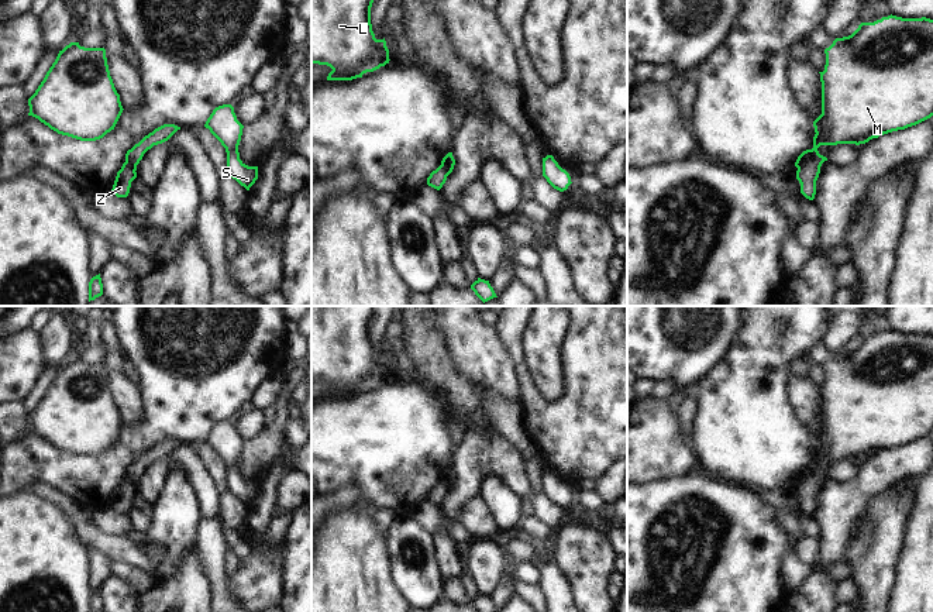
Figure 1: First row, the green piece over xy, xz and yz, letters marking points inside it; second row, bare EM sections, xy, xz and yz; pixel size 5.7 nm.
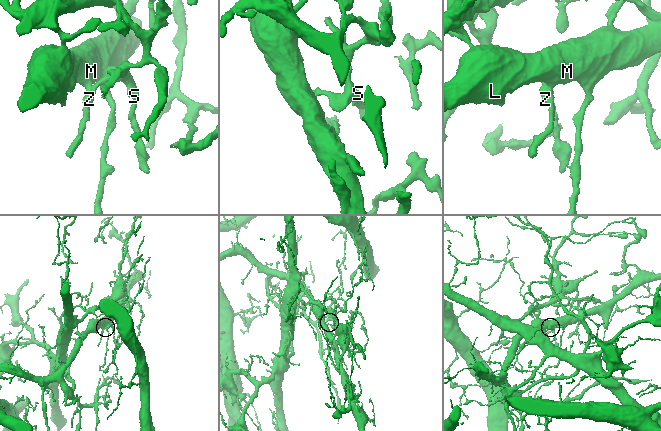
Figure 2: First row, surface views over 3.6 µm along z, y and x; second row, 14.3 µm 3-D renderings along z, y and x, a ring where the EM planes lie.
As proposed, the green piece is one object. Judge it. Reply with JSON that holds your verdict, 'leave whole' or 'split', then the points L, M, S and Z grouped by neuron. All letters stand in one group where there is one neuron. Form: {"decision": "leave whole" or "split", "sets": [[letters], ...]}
{"decision": "split", "sets": [["L", "M", "Z"], ["S"]]}

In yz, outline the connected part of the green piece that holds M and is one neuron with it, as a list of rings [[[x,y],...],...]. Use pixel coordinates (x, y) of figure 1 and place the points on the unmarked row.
[[[891,330],[861,338],[851,351],[836,354],[824,369],[824,386],[819,388],[822,430],[813,437],[812,475],[796,486],[801,509],[809,516],[815,515],[820,482],[827,477],[817,467],[820,461],[865,460],[933,432],[933,336]]]

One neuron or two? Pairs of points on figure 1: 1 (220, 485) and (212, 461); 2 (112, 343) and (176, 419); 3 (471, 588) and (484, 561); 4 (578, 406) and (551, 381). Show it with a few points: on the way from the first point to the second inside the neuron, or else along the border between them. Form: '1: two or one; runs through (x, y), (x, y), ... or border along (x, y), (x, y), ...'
1: one; runs through (220, 480), (214, 467)
2: two; border along (113, 323), (113, 332), (124, 357)
3: two; border along (467, 571), (478, 592)
4: two; border along (561, 358), (561, 392), (550, 402)

